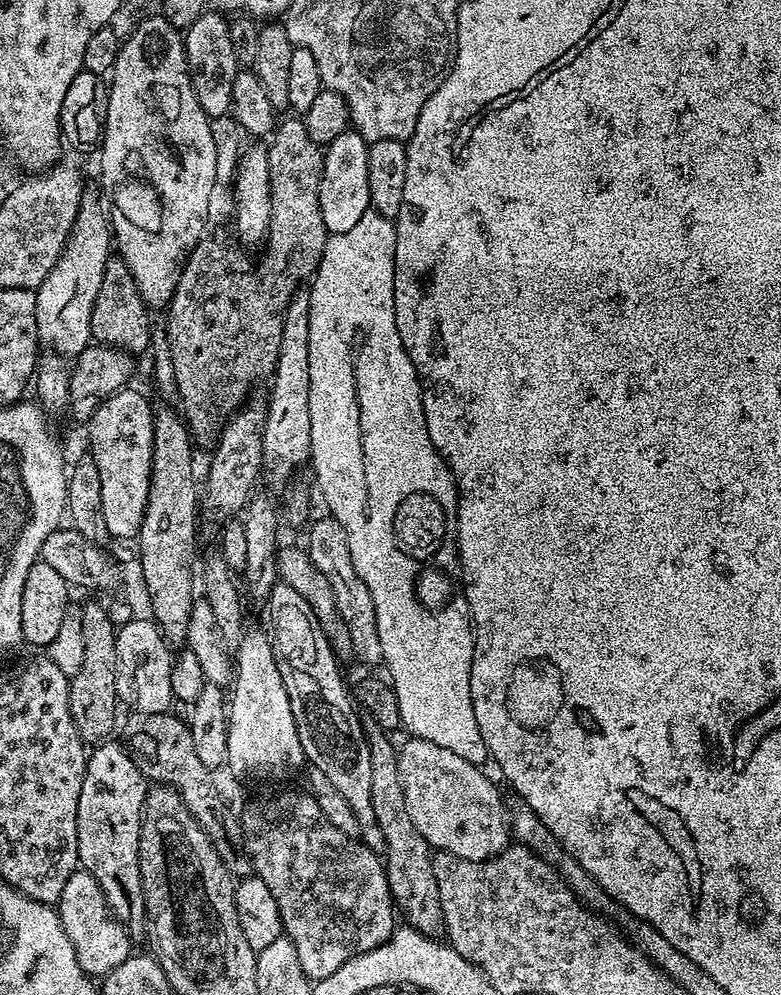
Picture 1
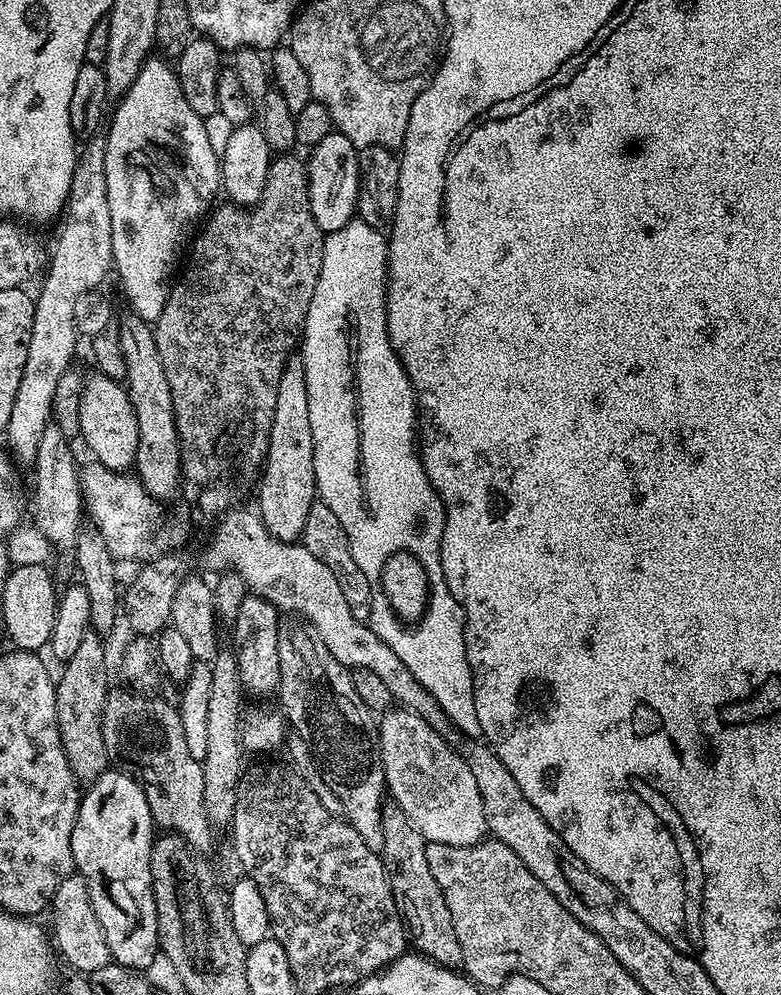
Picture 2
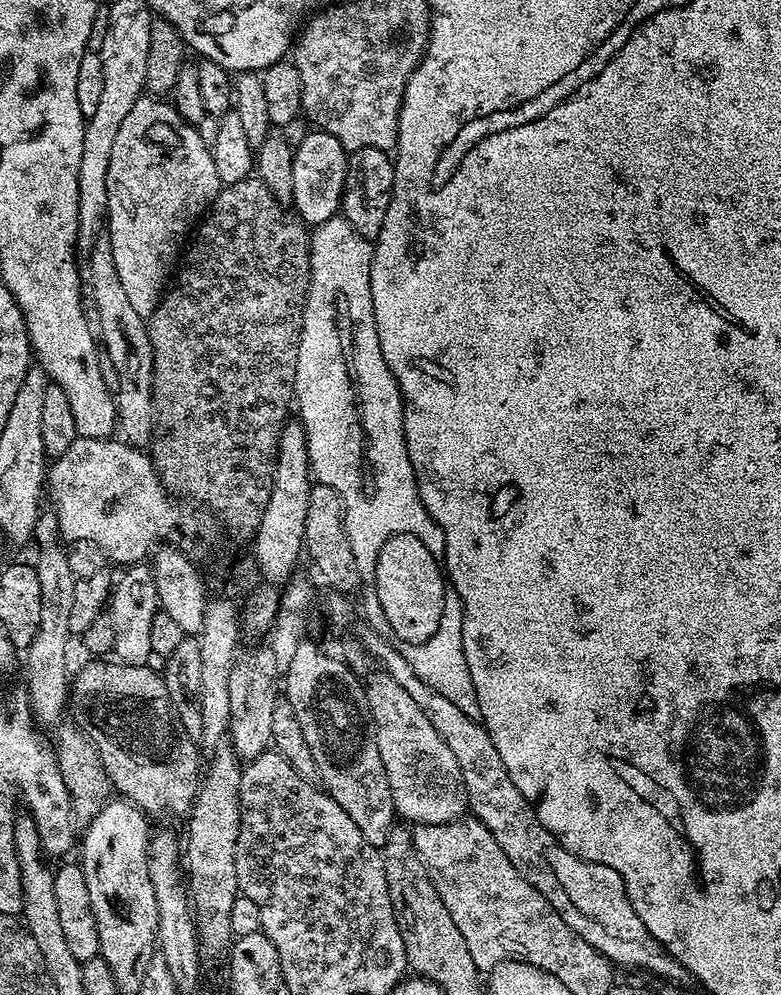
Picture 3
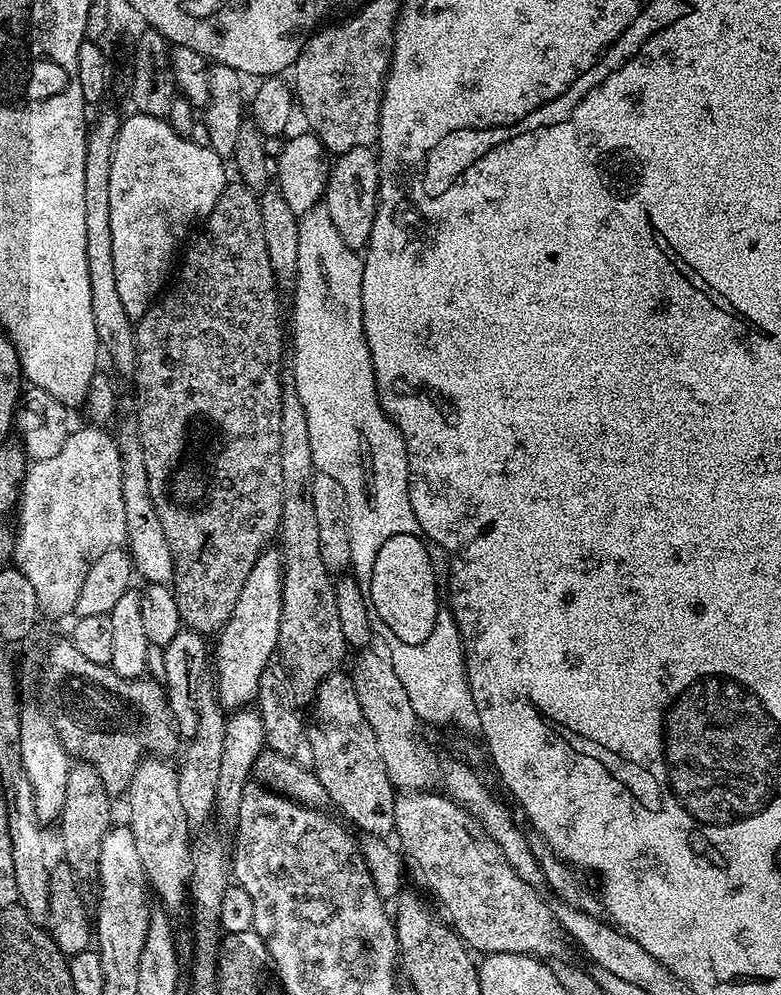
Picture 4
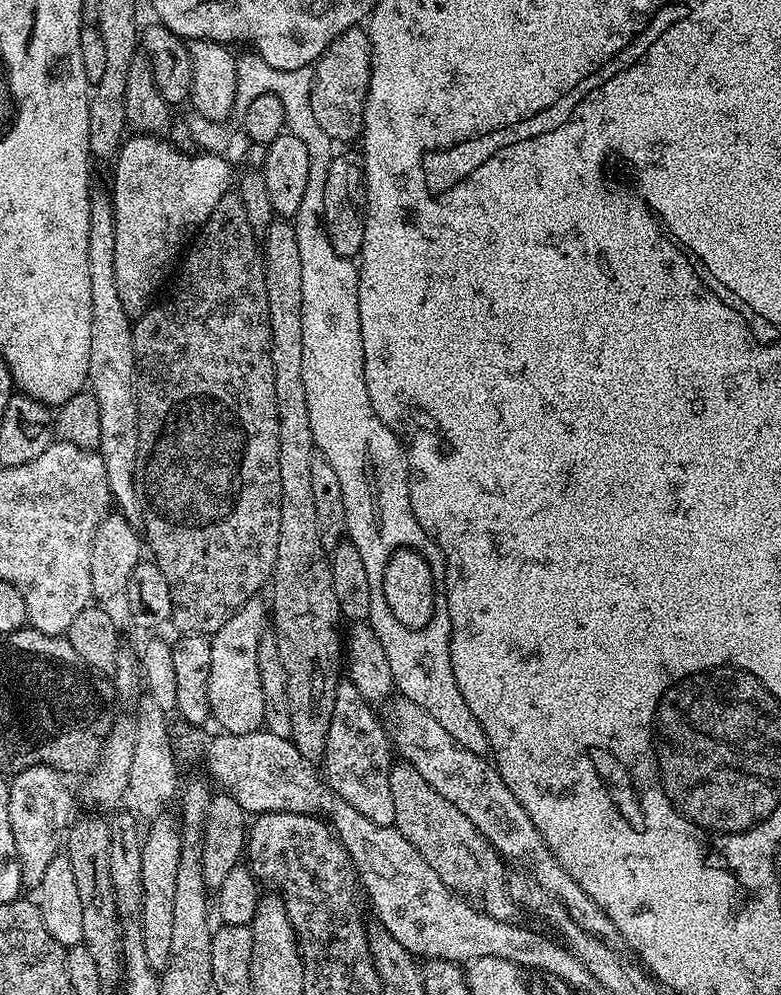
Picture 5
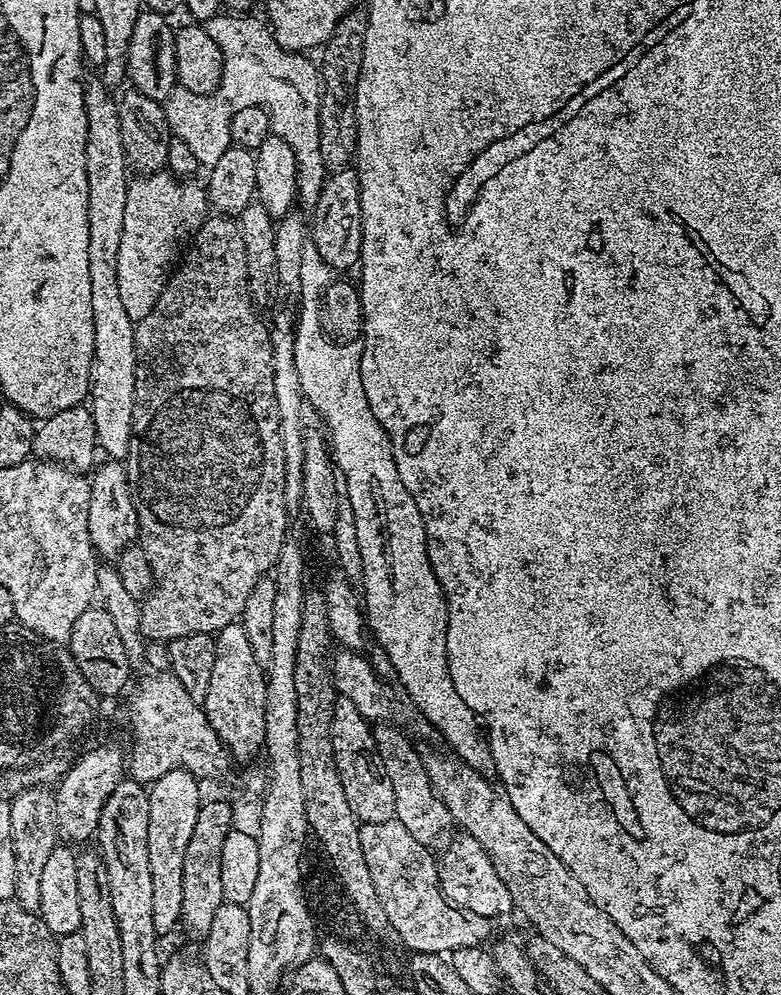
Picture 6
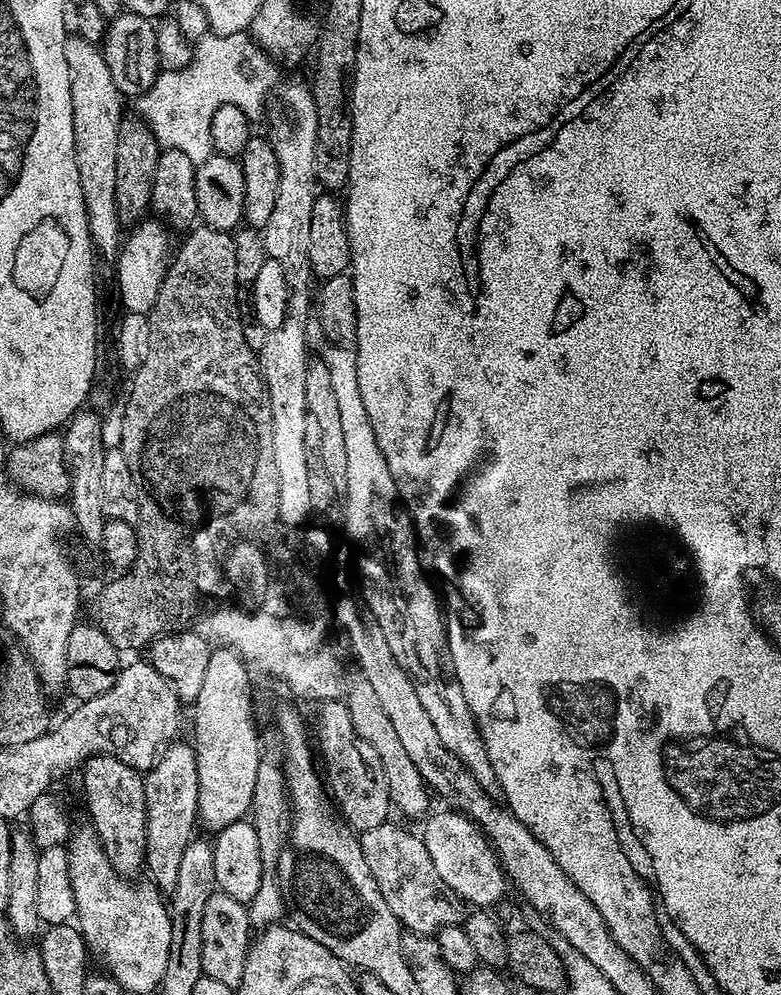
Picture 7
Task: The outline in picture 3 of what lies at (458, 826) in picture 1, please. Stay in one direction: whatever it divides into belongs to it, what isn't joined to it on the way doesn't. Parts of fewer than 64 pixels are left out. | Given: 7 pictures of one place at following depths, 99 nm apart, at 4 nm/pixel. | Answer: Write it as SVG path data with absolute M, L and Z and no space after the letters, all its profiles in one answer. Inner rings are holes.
M376 674L367 681L364 697L368 703L368 719L372 722L372 730L376 733L378 754L382 754L382 766L386 770L386 778L390 782L390 794L396 807L397 817L412 820L418 824L448 824L452 820L461 819L468 812L466 786L462 782L462 770L458 770L458 762L450 751L450 746L438 738L438 730L430 726L426 714L418 710L418 702L394 682L386 674Z

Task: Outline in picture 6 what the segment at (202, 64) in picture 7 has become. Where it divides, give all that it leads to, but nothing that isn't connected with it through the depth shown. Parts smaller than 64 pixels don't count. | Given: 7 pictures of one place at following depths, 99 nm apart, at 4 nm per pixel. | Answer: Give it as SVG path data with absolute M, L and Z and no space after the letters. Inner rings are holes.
M221 14L203 21L206 34L214 38L220 47L220 69L222 78L216 90L208 96L194 94L190 90L177 87L163 101L166 122L170 126L175 139L186 142L190 146L194 158L198 158L201 166L211 165L220 155L225 154L231 148L232 135L230 134L230 122L238 110L246 106L258 106L268 110L271 135L290 142L290 150L296 155L296 196L299 207L311 210L318 206L318 194L322 194L322 186L326 179L326 169L322 158L322 138L320 137L320 69L315 63L308 61L307 55L298 52L287 52L282 46L278 46L276 36L271 27L263 19L252 14Z

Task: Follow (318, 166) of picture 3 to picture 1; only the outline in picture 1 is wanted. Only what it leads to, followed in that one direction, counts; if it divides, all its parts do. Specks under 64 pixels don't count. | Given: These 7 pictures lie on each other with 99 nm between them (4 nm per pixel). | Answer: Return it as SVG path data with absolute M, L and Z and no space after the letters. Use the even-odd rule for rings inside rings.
M347 130L338 134L324 148L324 165L318 189L318 202L322 210L322 222L330 234L334 232L343 234L345 230L351 230L354 226L358 226L358 218L362 218L370 211L370 174L366 170L368 145L369 141L364 140L360 132Z

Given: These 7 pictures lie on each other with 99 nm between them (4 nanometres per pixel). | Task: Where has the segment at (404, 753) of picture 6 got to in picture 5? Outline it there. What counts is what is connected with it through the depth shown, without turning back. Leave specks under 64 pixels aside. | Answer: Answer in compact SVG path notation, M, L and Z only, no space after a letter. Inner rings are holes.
M403 762L393 763L390 773L390 794L394 797L395 828L426 858L430 870L442 878L442 882L453 892L475 902L488 916L498 920L515 921L518 905L508 891L509 877L504 876L505 861L478 829L418 770Z

